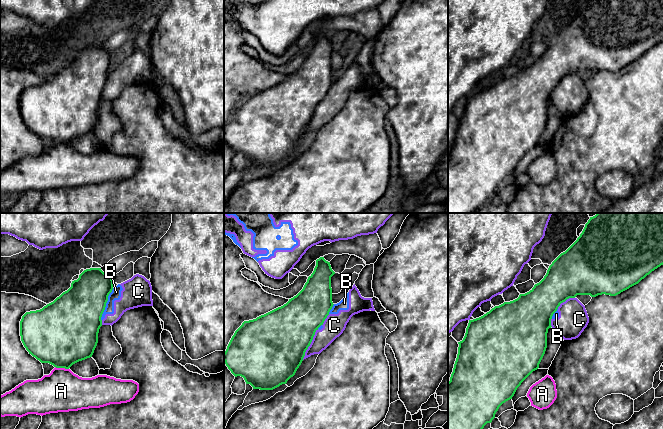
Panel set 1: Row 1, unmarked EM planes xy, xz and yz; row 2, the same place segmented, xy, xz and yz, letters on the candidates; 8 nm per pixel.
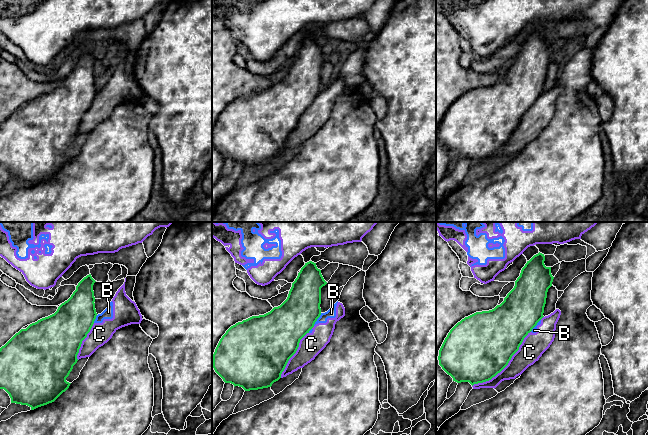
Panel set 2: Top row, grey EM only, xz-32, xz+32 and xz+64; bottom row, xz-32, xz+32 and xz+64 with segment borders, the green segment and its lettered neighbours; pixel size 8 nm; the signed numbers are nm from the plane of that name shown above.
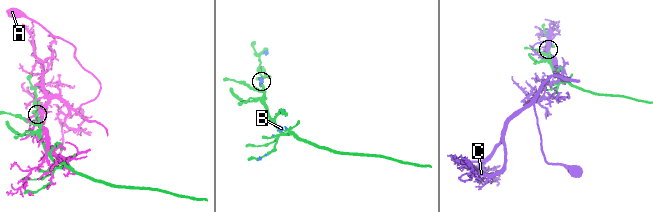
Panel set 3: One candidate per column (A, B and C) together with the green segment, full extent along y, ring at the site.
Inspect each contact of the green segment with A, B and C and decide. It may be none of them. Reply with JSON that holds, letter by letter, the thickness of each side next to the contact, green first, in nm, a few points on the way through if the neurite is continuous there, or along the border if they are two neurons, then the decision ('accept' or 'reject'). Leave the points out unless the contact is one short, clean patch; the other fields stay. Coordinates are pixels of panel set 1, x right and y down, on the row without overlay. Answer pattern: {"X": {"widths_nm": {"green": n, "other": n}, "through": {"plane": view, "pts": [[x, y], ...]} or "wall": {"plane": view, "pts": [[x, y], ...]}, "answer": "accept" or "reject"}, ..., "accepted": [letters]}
{"A": {"widths_nm": {"green": 480, "other": 340}, "answer": "reject"}, "B": {"widths_nm": {"green": 400, "other": 80}, "answer": "accept"}, "C": {"widths_nm": {"green": 460, "other": 170}, "answer": "reject"}, "accepted": ["B"]}

